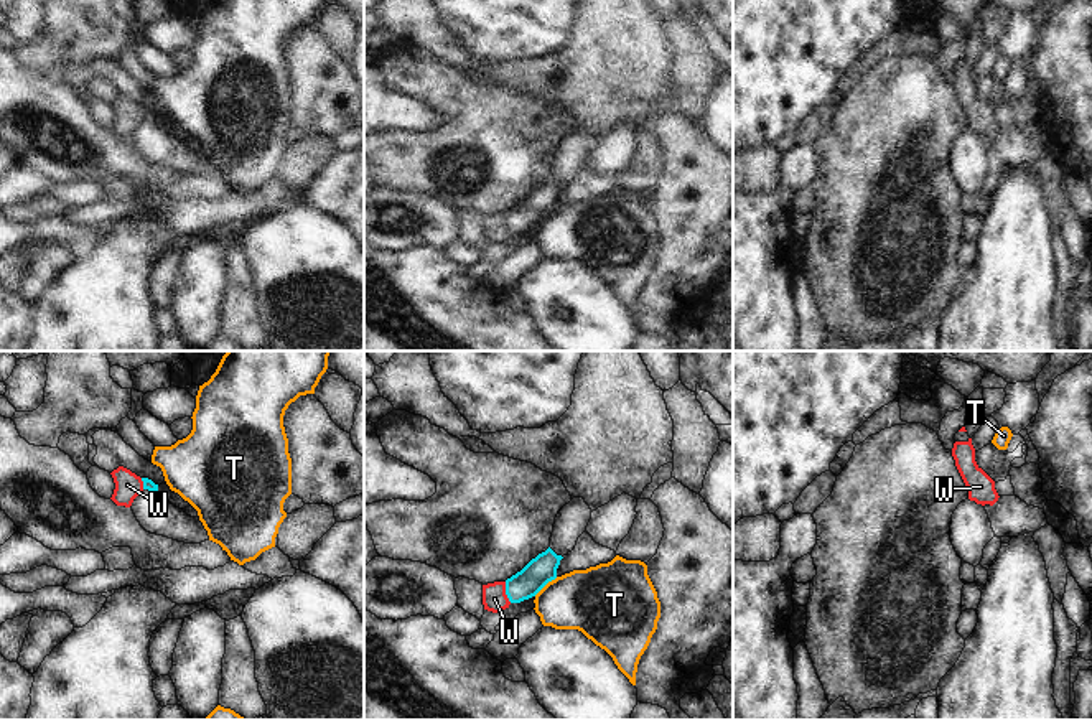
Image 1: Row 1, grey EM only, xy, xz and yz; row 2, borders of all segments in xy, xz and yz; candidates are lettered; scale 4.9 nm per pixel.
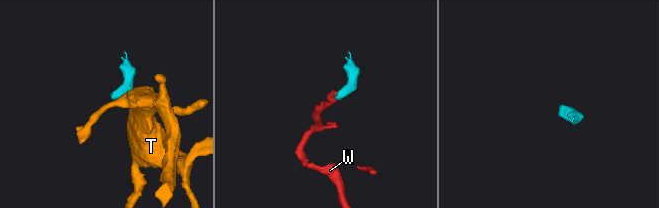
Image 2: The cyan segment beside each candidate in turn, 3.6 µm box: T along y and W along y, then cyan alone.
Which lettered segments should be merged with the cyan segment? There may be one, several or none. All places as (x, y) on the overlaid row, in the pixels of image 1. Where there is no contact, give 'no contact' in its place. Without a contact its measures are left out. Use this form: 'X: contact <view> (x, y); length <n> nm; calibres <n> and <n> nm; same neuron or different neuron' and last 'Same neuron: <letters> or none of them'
T: contact xz (546, 584); length 150 nm; calibres 140 and 320 nm; different neuron
W: contact xz (506, 592); length 110 nm; calibres 140 and 120 nm; different neuron
Same neuron: none of them

